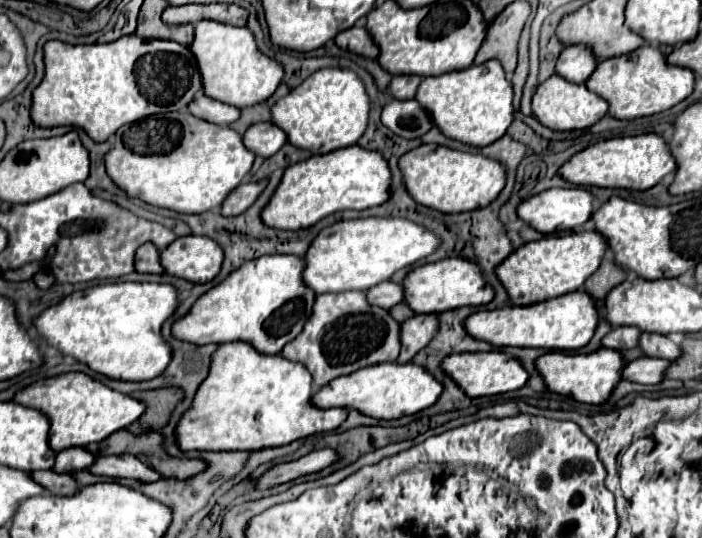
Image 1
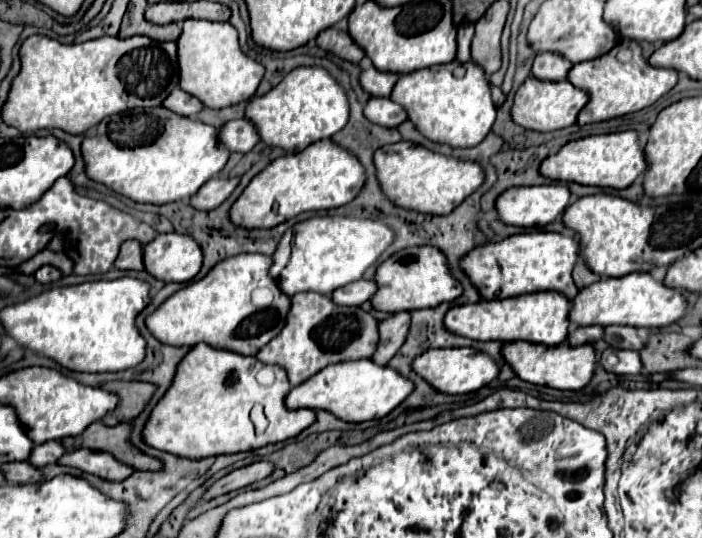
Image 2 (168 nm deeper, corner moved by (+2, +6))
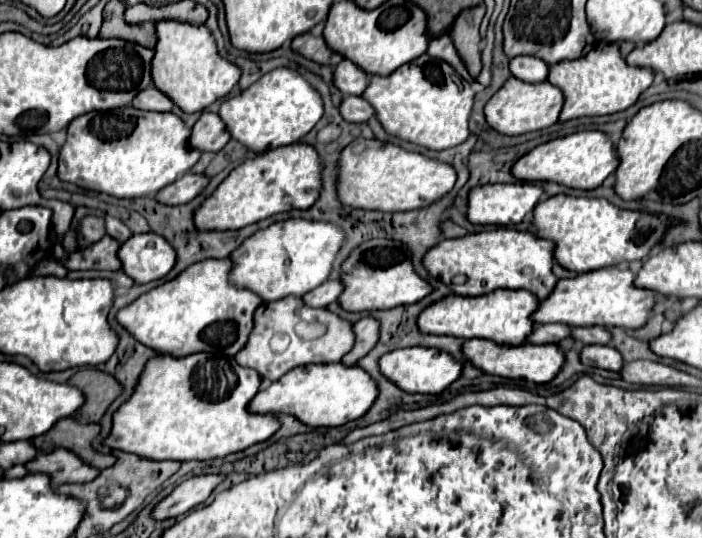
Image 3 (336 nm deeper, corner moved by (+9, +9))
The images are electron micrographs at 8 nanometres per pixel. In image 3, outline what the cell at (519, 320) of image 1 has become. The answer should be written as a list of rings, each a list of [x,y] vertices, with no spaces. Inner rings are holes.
[[[494,290],[484,296],[456,296],[450,294],[438,302],[434,302],[430,308],[426,306],[420,312],[418,326],[424,334],[448,334],[456,338],[484,338],[492,340],[496,344],[508,344],[518,346],[524,344],[526,336],[532,332],[534,322],[530,320],[530,314],[536,310],[538,300],[528,294],[528,290]]]

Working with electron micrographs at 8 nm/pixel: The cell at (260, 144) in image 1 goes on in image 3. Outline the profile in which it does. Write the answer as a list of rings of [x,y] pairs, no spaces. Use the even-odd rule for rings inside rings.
[[[202,112],[196,124],[192,126],[192,134],[188,144],[200,152],[218,152],[230,140],[228,130],[218,114]]]

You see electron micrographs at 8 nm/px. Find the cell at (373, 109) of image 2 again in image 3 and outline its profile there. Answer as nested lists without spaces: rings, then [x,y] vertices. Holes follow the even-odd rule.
[[[344,96],[340,104],[340,116],[346,122],[366,122],[374,116],[374,108],[362,96]]]

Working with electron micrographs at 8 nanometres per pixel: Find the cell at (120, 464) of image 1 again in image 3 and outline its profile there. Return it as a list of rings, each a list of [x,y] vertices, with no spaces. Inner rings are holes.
[[[56,448],[50,454],[40,454],[26,464],[28,472],[42,472],[50,476],[54,486],[58,484],[80,484],[96,478],[98,470],[84,464],[76,454],[64,448]]]

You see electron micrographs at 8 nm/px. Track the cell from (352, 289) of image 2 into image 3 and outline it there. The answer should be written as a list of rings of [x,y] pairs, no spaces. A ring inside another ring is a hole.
[[[330,280],[330,282],[324,282],[318,288],[306,292],[302,298],[304,298],[306,304],[310,304],[314,308],[324,308],[330,302],[336,302],[336,298],[340,296],[340,292],[342,292],[342,282]]]

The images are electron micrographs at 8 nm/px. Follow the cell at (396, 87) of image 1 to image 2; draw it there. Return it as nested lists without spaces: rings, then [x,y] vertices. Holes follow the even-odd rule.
[[[363,65],[361,71],[361,85],[365,91],[369,91],[373,97],[389,97],[391,89],[395,87],[395,81],[399,81],[401,75],[385,73],[375,69],[373,65]]]

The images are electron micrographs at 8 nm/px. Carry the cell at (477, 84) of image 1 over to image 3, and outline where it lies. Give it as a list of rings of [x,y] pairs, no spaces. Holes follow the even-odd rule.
[[[422,54],[388,76],[370,76],[368,82],[362,96],[372,104],[376,120],[388,134],[430,150],[446,150],[468,138],[474,90],[446,62]]]

